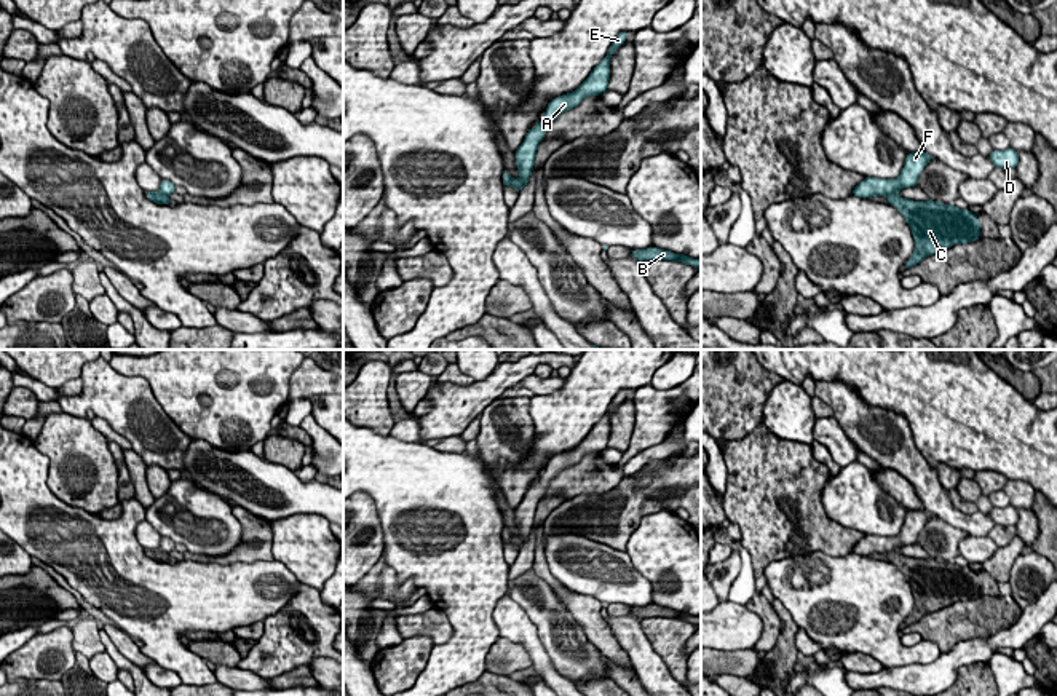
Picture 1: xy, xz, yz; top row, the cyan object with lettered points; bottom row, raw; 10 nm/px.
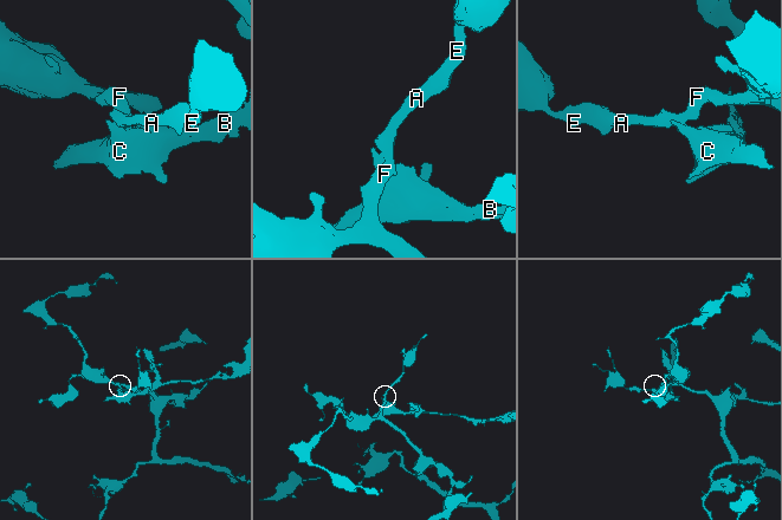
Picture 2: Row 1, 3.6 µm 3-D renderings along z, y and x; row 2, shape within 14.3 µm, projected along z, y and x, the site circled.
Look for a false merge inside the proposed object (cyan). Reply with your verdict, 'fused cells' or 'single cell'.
fused cells

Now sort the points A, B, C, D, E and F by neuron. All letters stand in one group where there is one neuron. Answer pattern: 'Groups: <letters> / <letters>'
Groups: A D E F / B C

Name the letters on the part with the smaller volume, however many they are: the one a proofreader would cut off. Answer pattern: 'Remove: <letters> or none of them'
Remove: B, C

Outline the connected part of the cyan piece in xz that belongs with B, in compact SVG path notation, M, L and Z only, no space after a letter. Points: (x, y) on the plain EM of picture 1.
M655 603L647 607L631 608L631 615L639 619L661 616L661 618L682 619L685 623L695 624L696 627L701 626L701 616L687 615L683 611L674 611L671 608L658 607Z

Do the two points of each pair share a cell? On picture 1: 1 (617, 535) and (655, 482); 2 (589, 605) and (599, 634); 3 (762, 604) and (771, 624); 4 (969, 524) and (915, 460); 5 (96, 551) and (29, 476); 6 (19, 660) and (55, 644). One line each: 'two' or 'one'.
1: one
2: one
3: one
4: one
5: one
6: one

